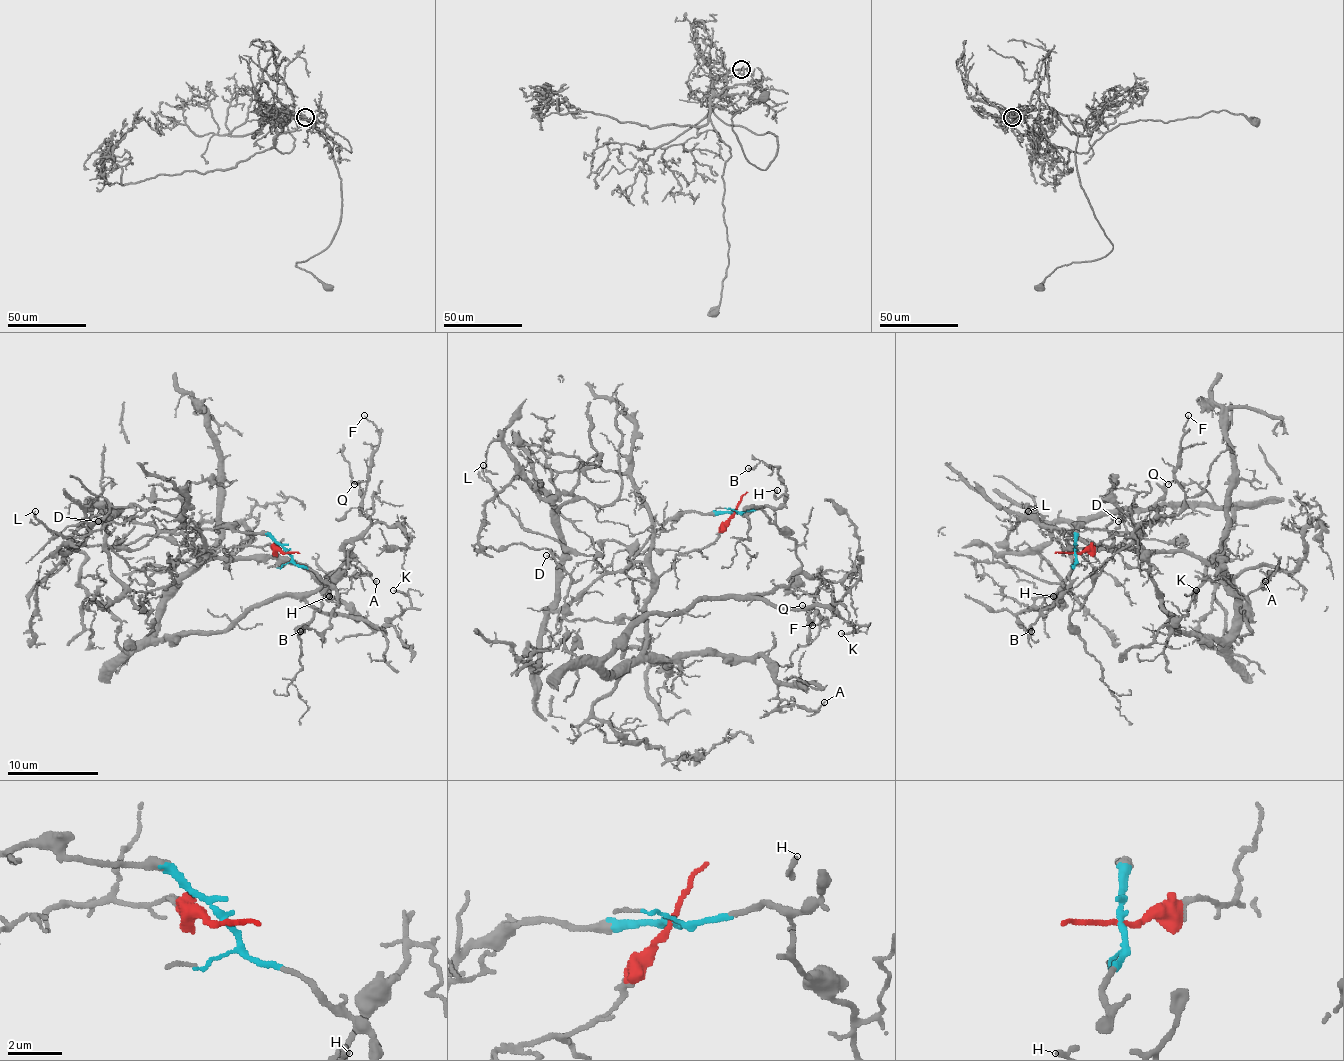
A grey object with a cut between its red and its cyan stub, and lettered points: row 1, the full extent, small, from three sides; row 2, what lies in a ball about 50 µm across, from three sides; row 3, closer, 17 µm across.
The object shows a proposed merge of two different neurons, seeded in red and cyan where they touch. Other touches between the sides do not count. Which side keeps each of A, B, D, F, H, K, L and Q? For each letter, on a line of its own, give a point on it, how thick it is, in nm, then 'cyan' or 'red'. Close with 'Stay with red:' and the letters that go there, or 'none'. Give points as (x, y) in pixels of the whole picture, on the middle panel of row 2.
A: at (824, 702); 120 nm thick; red
B: at (748, 468); 180 nm thick; cyan
D: at (546, 555); 130 nm thick; cyan
F: at (812, 625); 100 nm thick; red
H: at (777, 490); 190 nm thick; cyan
K: at (841, 633); 150 nm thick; red
L: at (483, 465); 150 nm thick; cyan
Q: at (802, 605); 60 nm thick; red
Stay with red: A, F, K, Q

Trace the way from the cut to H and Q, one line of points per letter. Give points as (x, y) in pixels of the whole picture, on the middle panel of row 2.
H: (734, 511), (746, 513), (780, 506), (784, 502), (782, 495), (777, 497), (777, 490)
Q: (734, 511), (662, 574), (646, 647), (607, 672), (605, 658), (646, 617), (814, 574), (814, 620), (802, 606)

